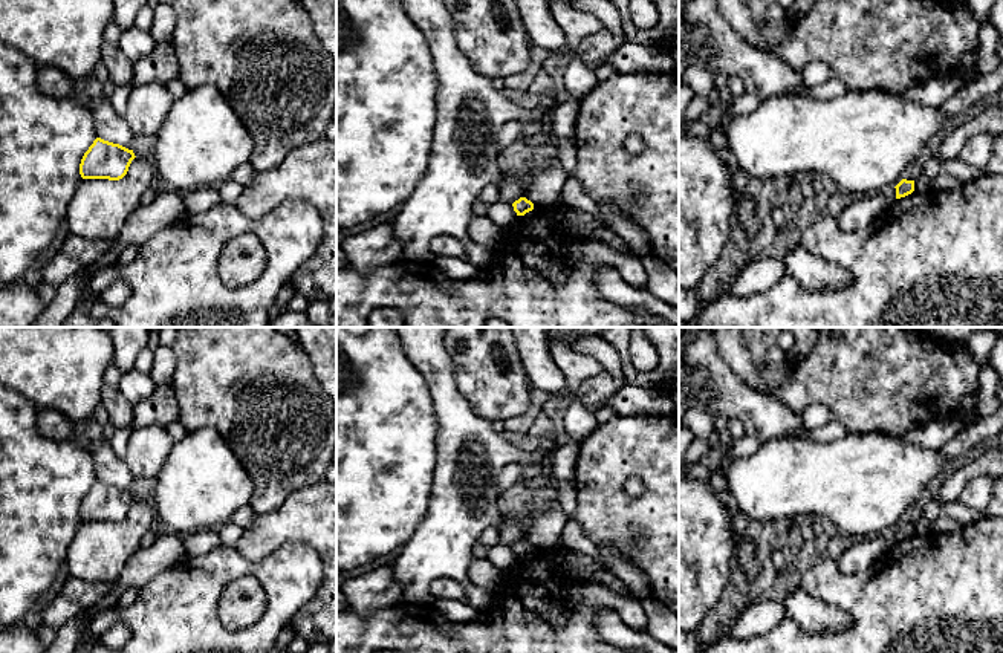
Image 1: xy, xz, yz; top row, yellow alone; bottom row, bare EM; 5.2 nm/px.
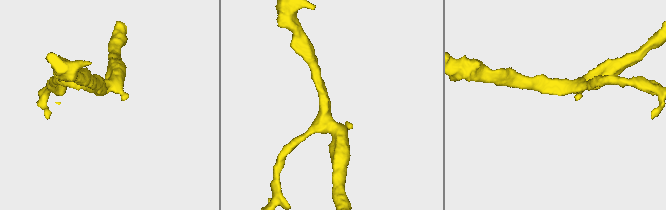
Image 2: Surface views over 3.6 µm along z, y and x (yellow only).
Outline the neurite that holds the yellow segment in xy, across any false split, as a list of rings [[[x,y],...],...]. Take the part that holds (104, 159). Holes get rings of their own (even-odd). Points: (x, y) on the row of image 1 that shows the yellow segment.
[[[96,138],[81,159],[80,174],[83,179],[119,180],[135,158],[133,150]]]

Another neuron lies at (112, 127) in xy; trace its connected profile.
[[[109,98],[87,101],[87,106],[95,118],[98,138],[133,150],[138,136],[131,133],[125,119],[116,113]]]

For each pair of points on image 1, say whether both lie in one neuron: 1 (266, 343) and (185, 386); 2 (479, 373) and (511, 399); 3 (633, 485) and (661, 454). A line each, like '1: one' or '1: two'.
1: one
2: one
3: two

